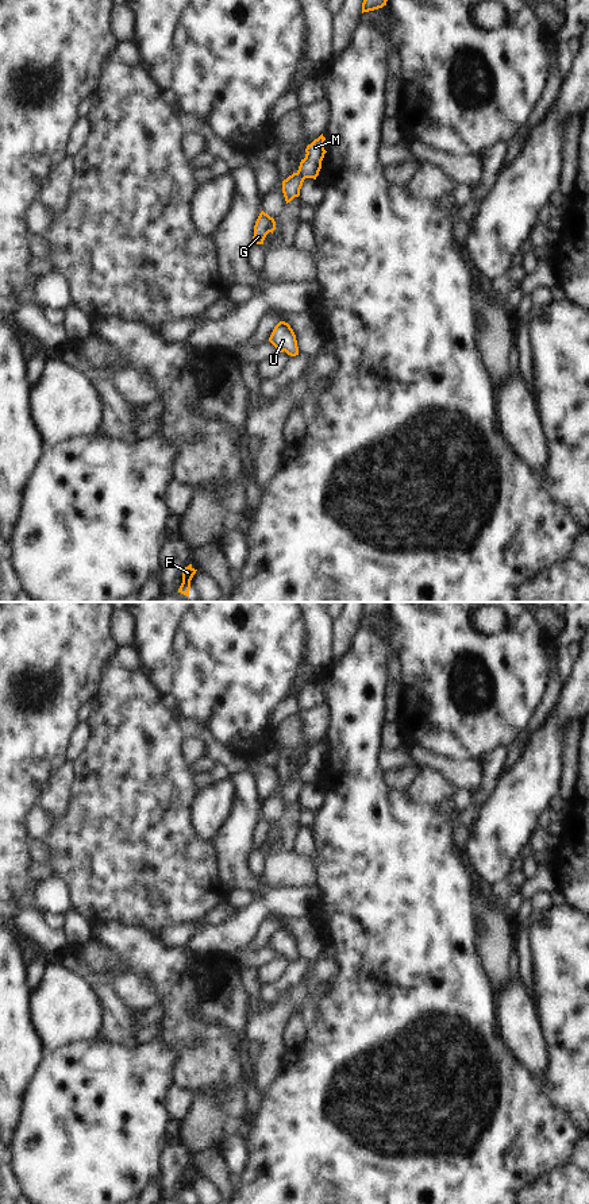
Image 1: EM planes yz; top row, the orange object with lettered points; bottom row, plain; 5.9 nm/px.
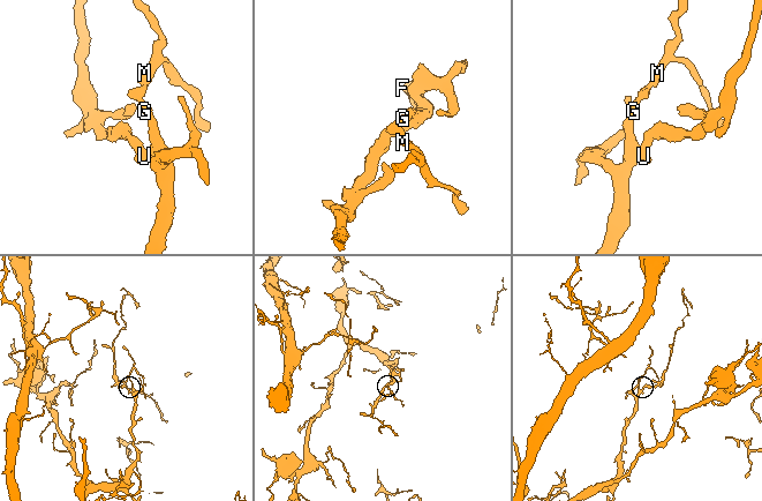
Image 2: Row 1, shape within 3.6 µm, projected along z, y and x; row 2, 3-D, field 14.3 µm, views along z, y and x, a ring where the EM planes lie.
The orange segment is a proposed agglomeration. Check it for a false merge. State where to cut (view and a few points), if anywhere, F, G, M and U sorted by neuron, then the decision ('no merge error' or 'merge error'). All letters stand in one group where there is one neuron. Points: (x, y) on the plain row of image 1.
cut none; groups F G M U; no merge error

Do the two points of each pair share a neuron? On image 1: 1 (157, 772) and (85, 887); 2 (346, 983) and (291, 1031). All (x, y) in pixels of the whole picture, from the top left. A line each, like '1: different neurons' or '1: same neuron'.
1: same neuron
2: different neurons

